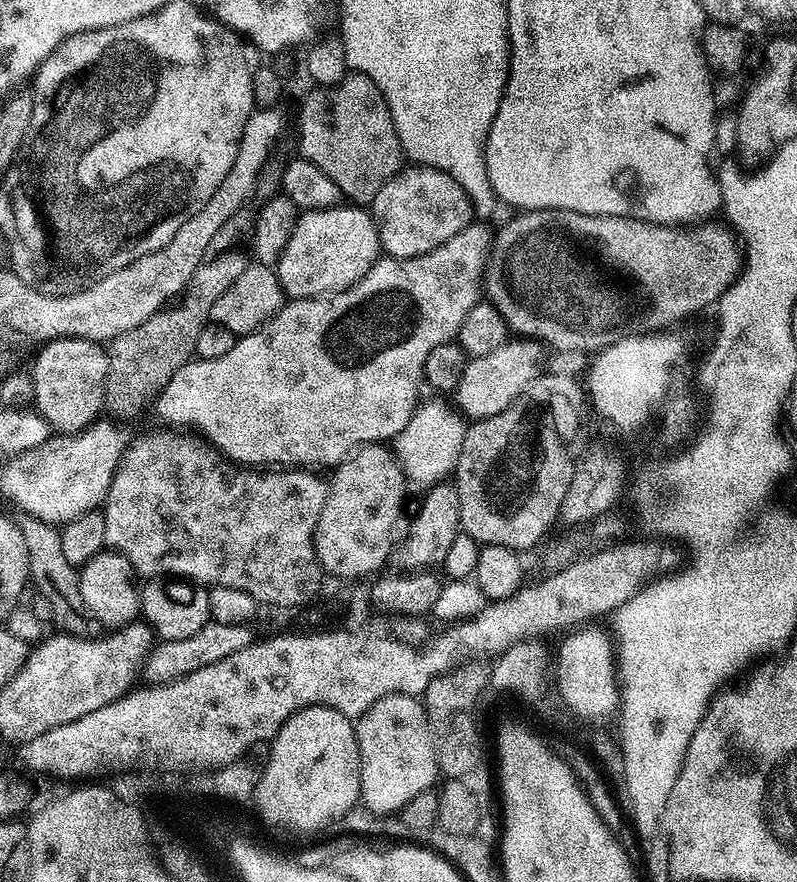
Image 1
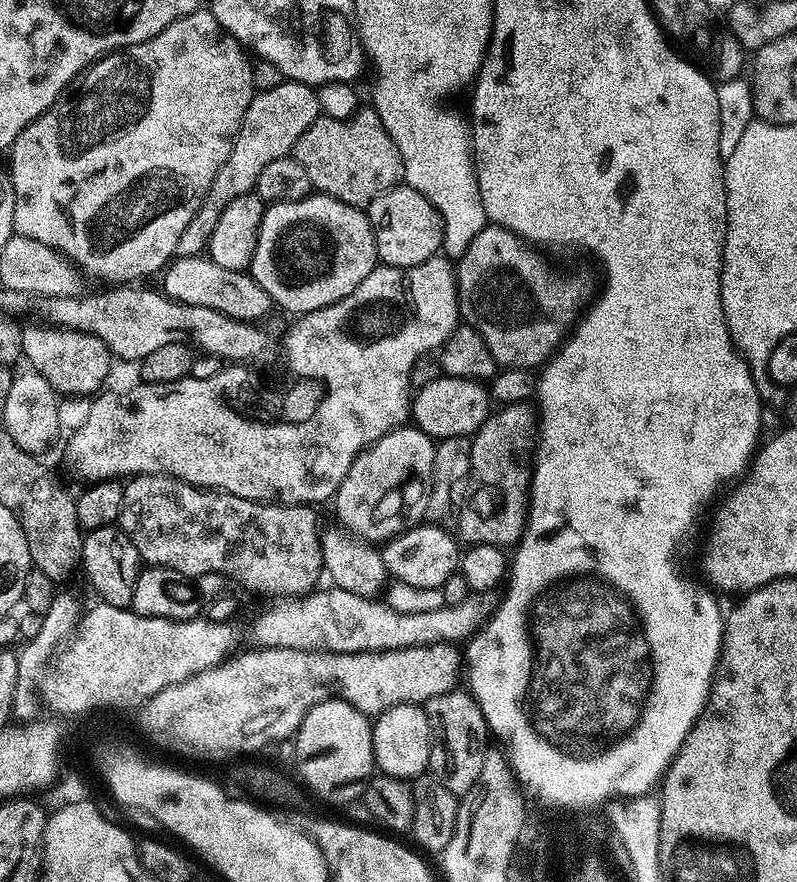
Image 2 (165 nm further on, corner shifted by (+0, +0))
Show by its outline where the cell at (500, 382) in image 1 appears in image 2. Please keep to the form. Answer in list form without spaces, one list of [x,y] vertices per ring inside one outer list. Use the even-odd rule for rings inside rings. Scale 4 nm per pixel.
[[[441,375],[434,382],[415,389],[410,400],[410,416],[415,427],[437,441],[451,436],[471,437],[490,415],[490,392],[481,381]]]

